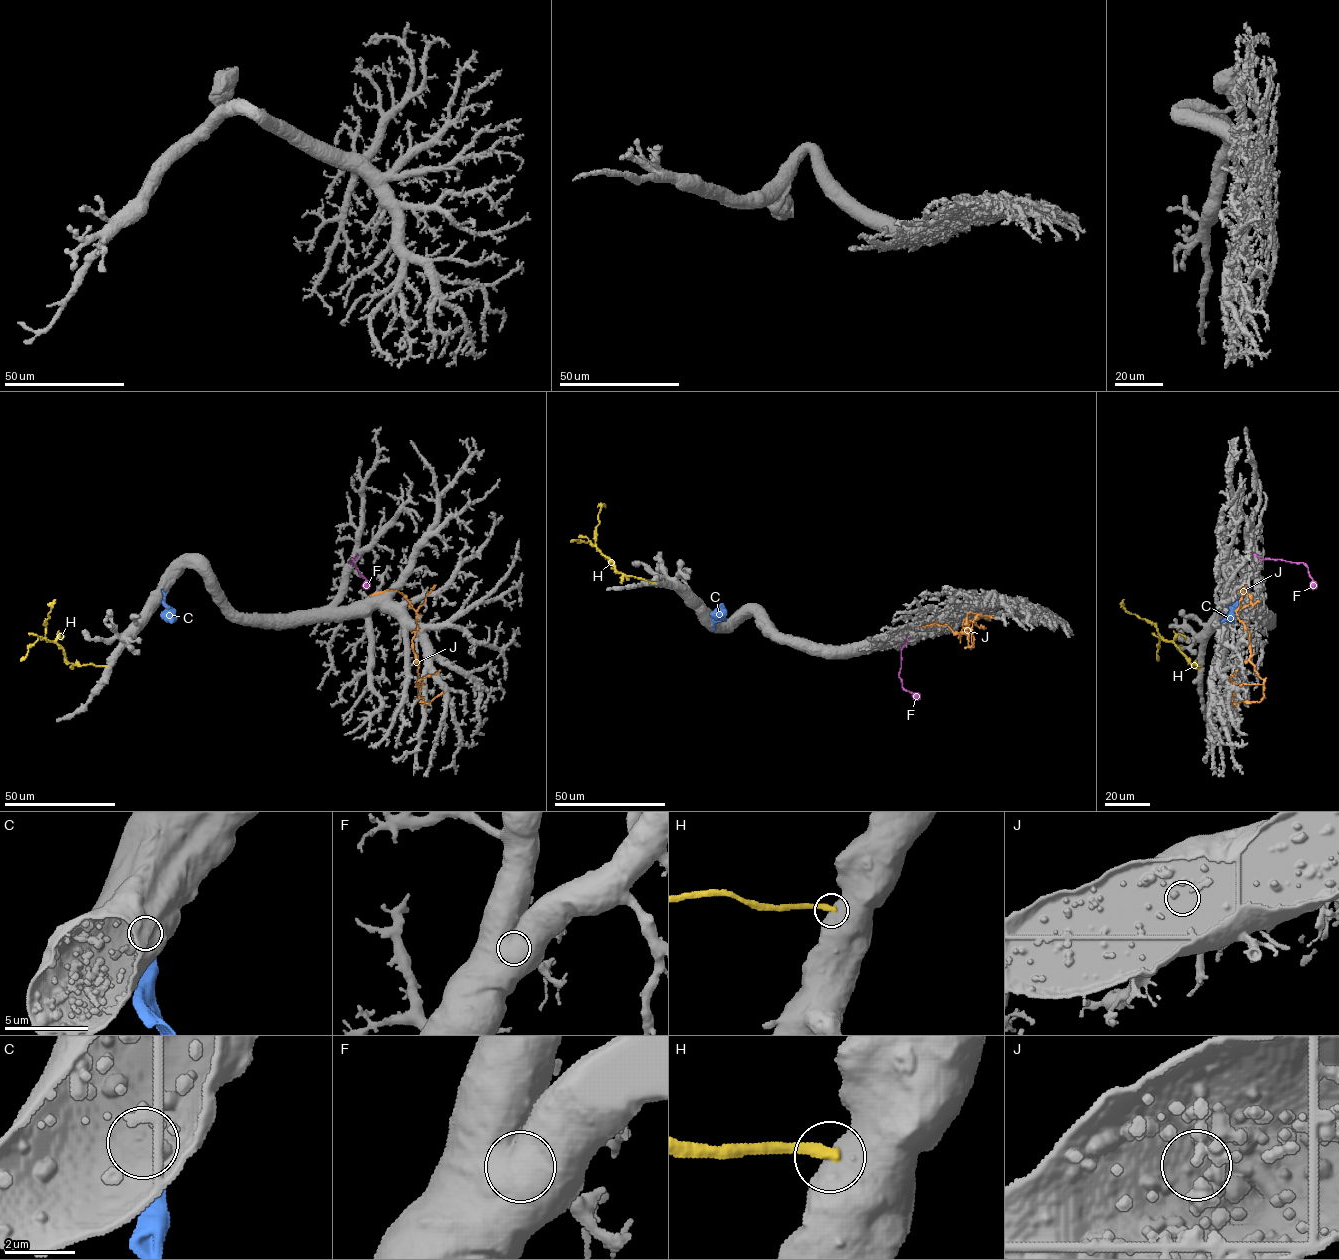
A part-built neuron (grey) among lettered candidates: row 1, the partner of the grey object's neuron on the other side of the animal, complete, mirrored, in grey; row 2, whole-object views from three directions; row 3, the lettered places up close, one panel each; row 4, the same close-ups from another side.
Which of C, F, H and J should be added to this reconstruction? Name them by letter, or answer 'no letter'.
no letter

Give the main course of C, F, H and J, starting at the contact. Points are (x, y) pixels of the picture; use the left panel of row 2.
C: (163, 592), (166, 616), (172, 622)
F: (357, 555), (349, 562), (365, 579), (367, 589)
H: (106, 666), (69, 663), (58, 645), (46, 639), (45, 621), (55, 599)
J: (372, 595), (396, 590), (411, 605), (418, 695), (428, 703), (443, 691)

